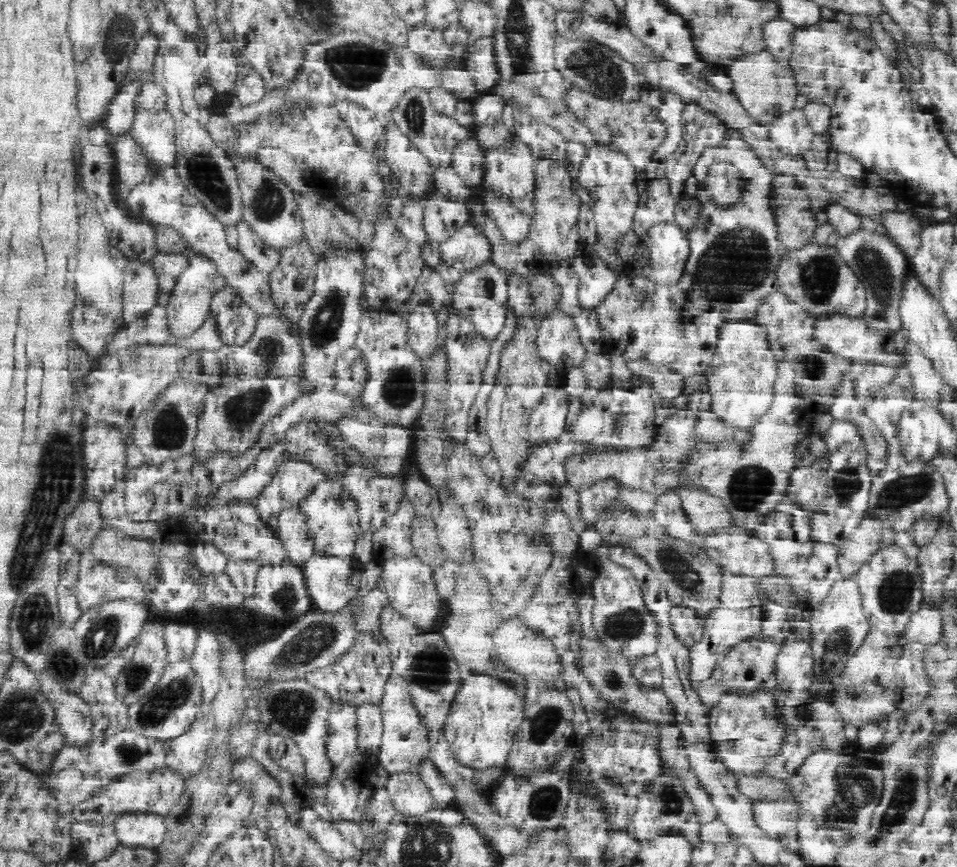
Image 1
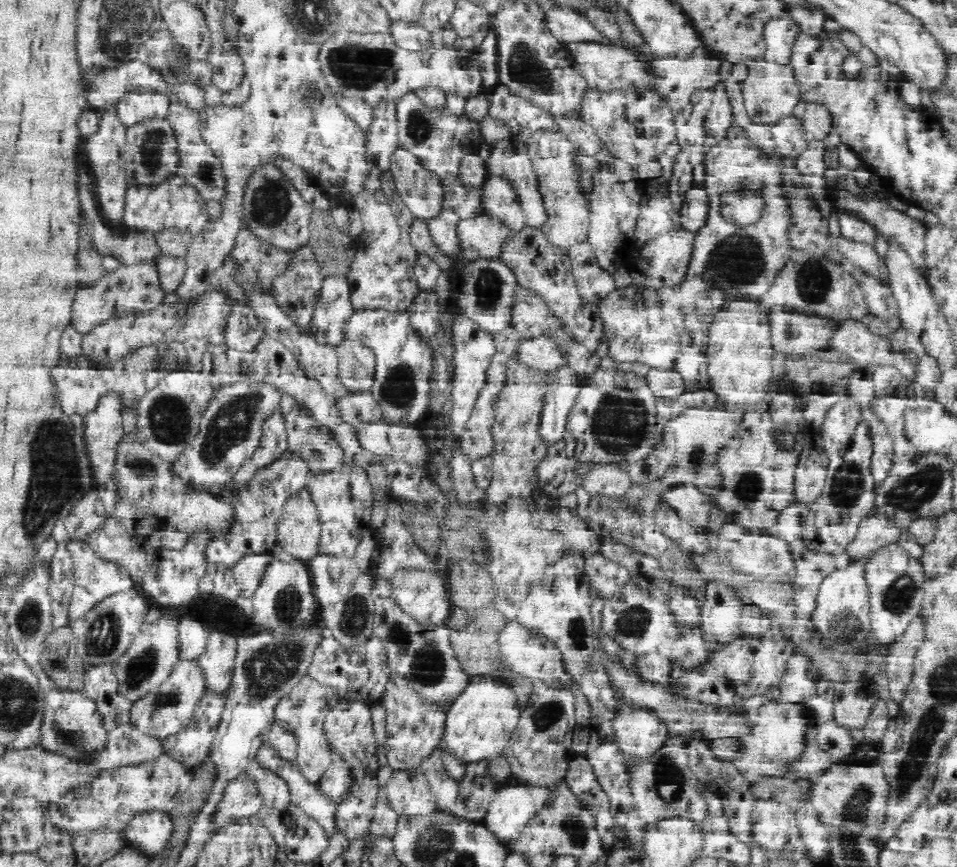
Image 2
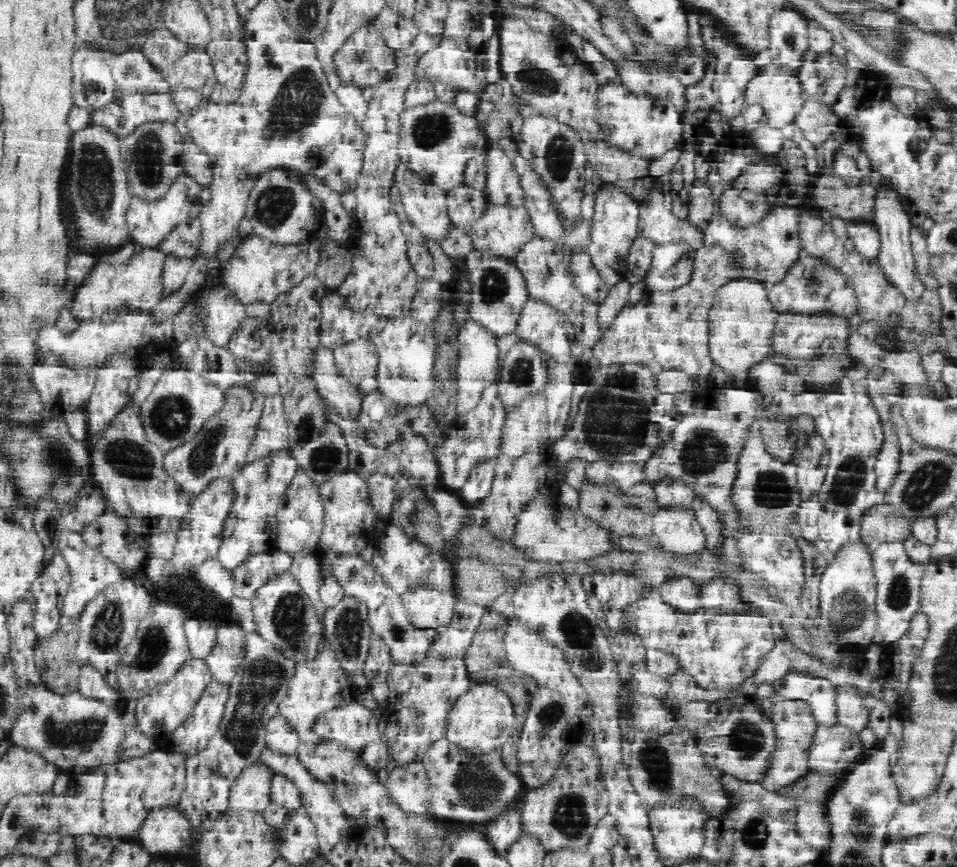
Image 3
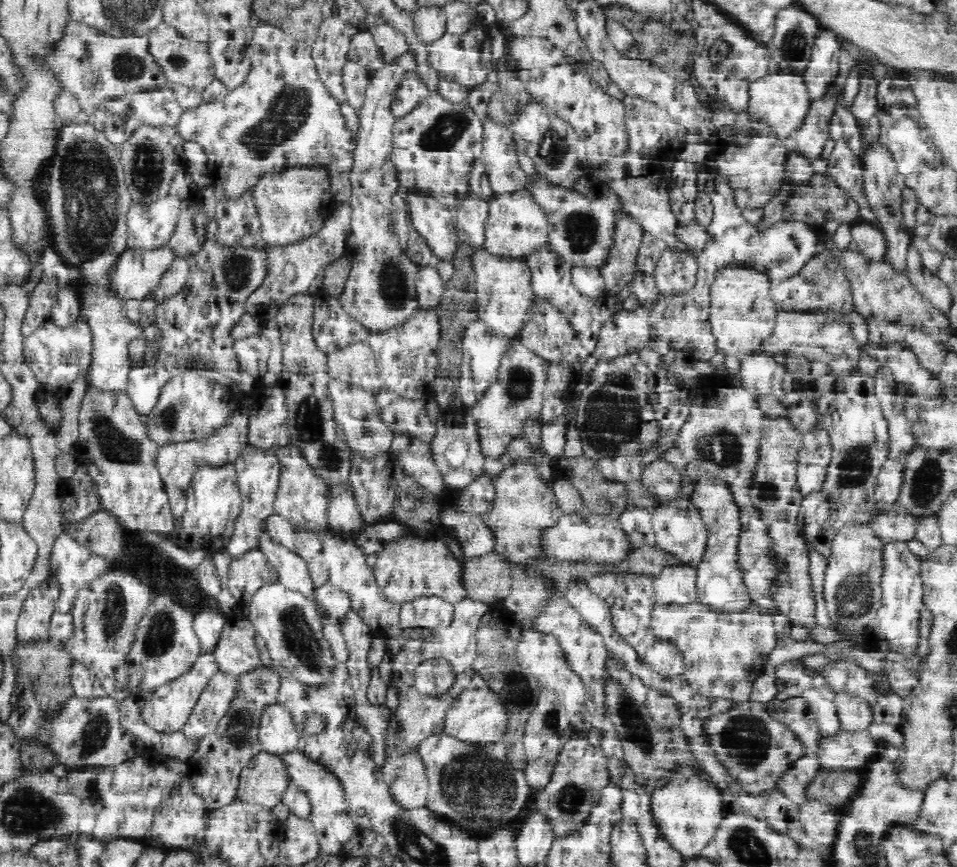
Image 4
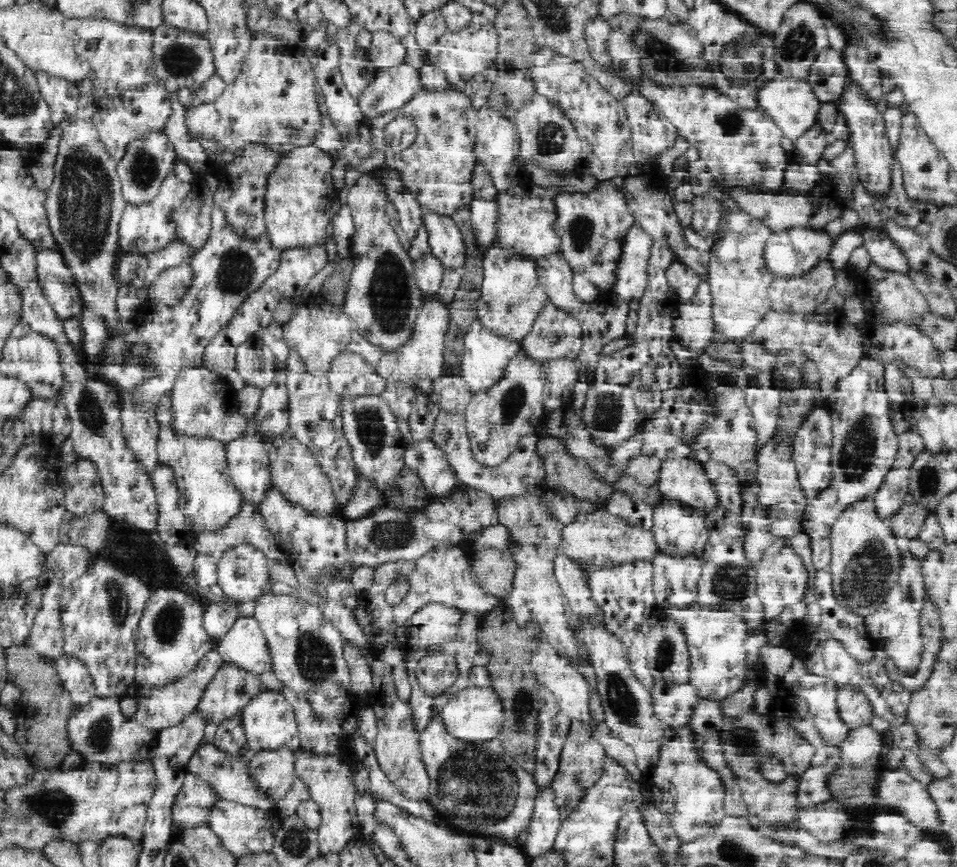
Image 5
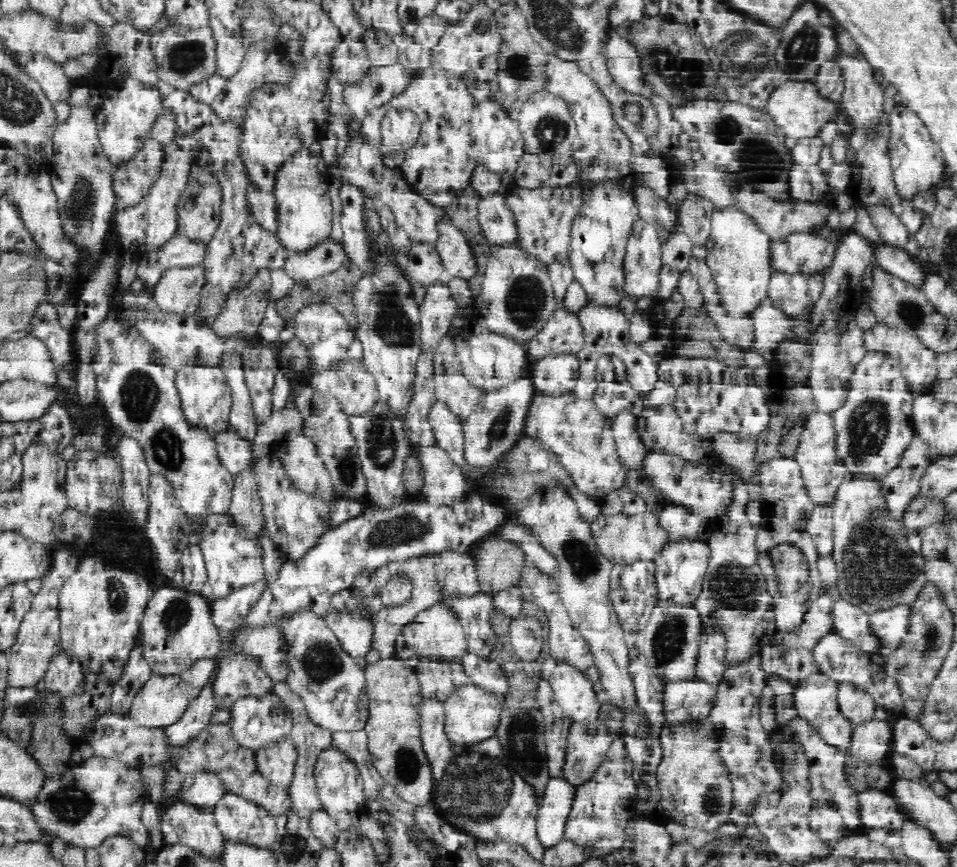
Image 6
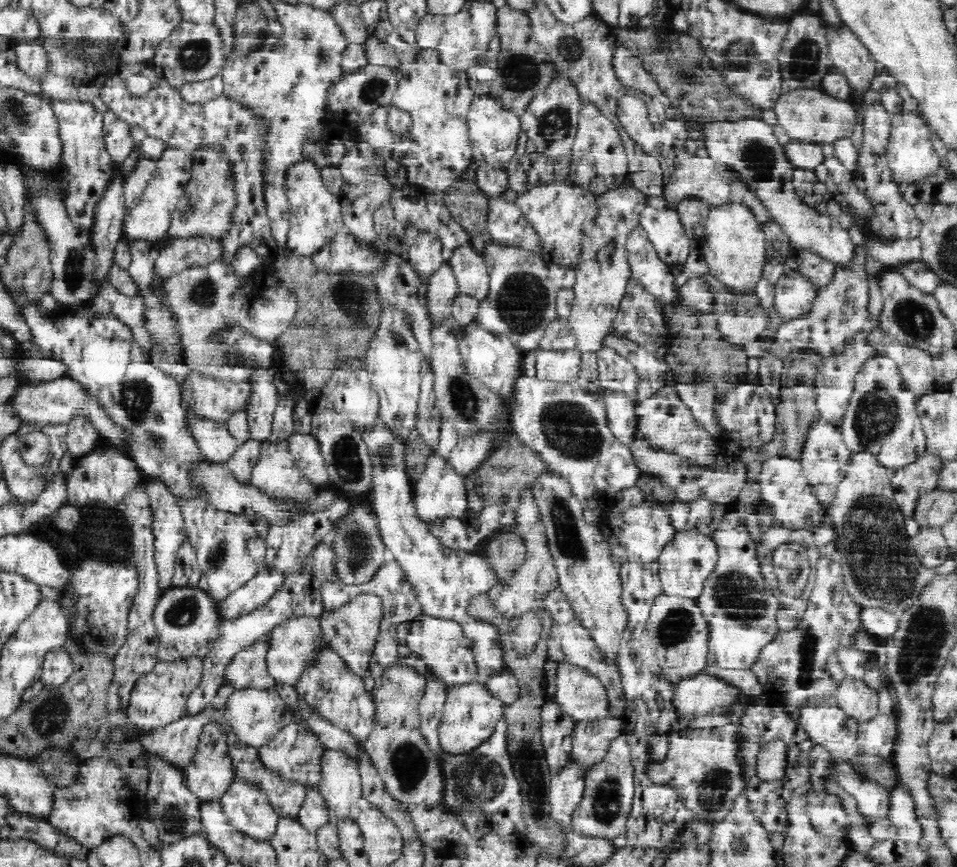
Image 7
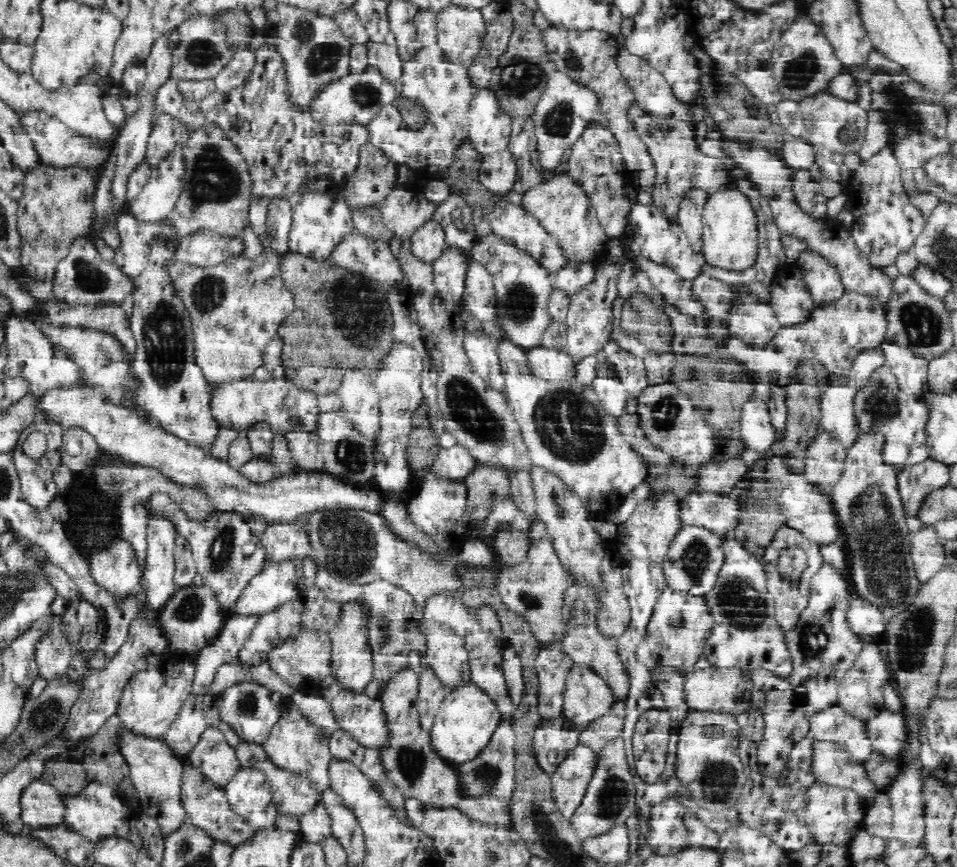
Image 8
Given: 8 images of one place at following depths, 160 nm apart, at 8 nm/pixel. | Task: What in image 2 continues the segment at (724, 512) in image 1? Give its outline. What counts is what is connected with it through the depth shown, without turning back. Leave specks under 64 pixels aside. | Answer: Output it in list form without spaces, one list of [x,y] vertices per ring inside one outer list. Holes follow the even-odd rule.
[[[684,484],[668,490],[662,498],[676,509],[682,519],[707,530],[710,524],[710,514],[716,503],[714,497],[706,495],[694,485]]]

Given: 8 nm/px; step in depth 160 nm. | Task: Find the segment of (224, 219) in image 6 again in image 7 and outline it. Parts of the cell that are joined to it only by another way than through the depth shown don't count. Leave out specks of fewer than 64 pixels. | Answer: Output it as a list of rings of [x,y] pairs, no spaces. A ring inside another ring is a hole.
[[[108,75],[100,87],[99,98],[104,101],[120,119],[132,126],[146,131],[148,137],[160,138],[168,148],[184,150],[194,154],[199,149],[210,147],[220,151],[230,165],[230,177],[234,185],[235,205],[231,210],[231,219],[226,236],[221,239],[222,254],[219,260],[232,265],[237,253],[245,247],[252,250],[263,263],[275,261],[282,256],[283,250],[271,234],[272,227],[266,214],[263,201],[264,173],[262,160],[264,147],[260,146],[260,128],[254,118],[244,116],[236,104],[216,104],[214,102],[190,103],[182,99],[178,87],[159,81],[147,98],[136,98],[127,91],[124,82],[117,76]]]

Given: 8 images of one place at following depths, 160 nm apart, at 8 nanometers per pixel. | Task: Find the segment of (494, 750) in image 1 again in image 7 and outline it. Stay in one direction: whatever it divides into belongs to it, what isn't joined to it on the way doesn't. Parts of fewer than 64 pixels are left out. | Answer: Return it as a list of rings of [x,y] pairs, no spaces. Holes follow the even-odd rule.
[[[480,682],[452,685],[448,692],[443,693],[445,703],[439,727],[440,745],[448,753],[468,754],[494,734],[497,723],[504,718],[506,705]]]

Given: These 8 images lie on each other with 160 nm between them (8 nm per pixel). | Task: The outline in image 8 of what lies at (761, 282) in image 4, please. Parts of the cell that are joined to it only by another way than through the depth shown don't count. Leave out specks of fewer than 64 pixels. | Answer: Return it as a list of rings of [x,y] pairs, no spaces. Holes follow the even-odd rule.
[[[726,189],[708,195],[702,214],[705,262],[728,272],[742,272],[754,266],[758,257],[758,219],[748,197],[739,190]]]

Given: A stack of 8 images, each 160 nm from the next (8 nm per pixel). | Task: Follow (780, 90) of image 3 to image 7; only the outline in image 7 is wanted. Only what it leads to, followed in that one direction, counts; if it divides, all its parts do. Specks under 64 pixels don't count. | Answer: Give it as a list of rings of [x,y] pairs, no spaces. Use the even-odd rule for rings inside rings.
[[[795,85],[792,89],[784,89],[773,108],[782,130],[793,141],[832,145],[838,138],[852,136],[857,124],[858,110],[854,104],[830,97],[818,87]]]

